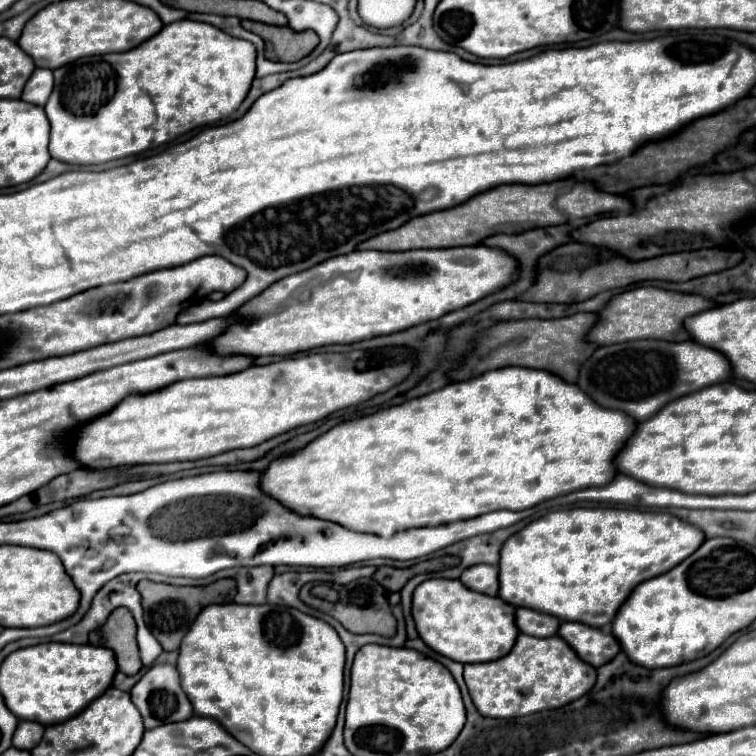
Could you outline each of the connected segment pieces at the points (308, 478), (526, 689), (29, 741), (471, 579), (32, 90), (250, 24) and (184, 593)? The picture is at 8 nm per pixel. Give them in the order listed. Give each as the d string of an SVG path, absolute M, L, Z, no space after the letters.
M505 367L505 369L495 369L487 371L479 377L459 381L459 383L449 383L439 391L427 393L417 399L409 399L401 405L381 409L373 415L365 417L355 417L349 421L343 421L305 445L303 449L283 455L271 461L267 469L261 471L259 479L259 489L283 503L283 507L303 515L303 517L317 517L325 521L333 521L345 527L351 527L351 531L359 533L375 533L375 535L393 535L397 531L413 529L413 527L437 527L437 525L447 525L459 519L473 519L475 515L485 515L487 511L499 511L499 509L509 509L509 511L523 511L529 509L541 501L579 491L583 487L601 487L607 483L607 479L615 477L615 451L623 447L623 441L627 441L627 435L631 435L631 427L635 427L633 419L627 419L623 411L607 411L603 407L595 407L587 395L579 391L573 383L565 383L557 375L551 375L549 371L539 371L539 369L523 369L523 367Z
M521 633L509 655L489 663L465 665L465 683L477 711L501 719L563 707L583 697L595 685L595 677L597 669L581 661L559 635L539 639Z
M21 721L17 731L15 731L15 739L13 739L13 747L17 749L33 749L35 743L39 743L39 739L43 737L45 727L41 723L31 723L31 721Z
M473 565L459 577L467 587L485 595L499 593L499 569L495 565Z
M35 69L21 93L21 99L43 107L51 95L51 89L53 89L53 71L51 69Z
M241 21L241 27L247 31L257 33L265 41L265 57L271 61L299 61L305 55L309 55L317 43L319 37L315 31L293 31L291 27L275 27L265 25L257 21Z
M219 579L205 587L175 587L165 583L153 583L153 581L139 581L137 591L143 597L143 611L145 611L145 623L149 631L157 637L161 647L165 651L179 649L179 643L183 635L189 631L191 623L199 615L199 611L211 603L229 603L235 597L235 581L233 579Z

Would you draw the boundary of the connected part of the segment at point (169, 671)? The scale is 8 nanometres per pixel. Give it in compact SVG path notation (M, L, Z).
M157 663L157 665L149 667L147 673L131 689L131 701L139 709L143 721L145 721L145 729L153 729L153 727L159 727L165 723L185 721L185 719L193 717L193 707L179 685L179 673L177 673L175 665L169 665L169 663Z

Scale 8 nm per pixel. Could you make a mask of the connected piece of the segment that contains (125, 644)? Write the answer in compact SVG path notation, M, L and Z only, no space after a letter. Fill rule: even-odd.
M115 609L105 625L97 629L99 645L107 645L117 657L117 667L125 675L135 675L143 665L139 659L139 649L135 641L135 621L129 609Z

